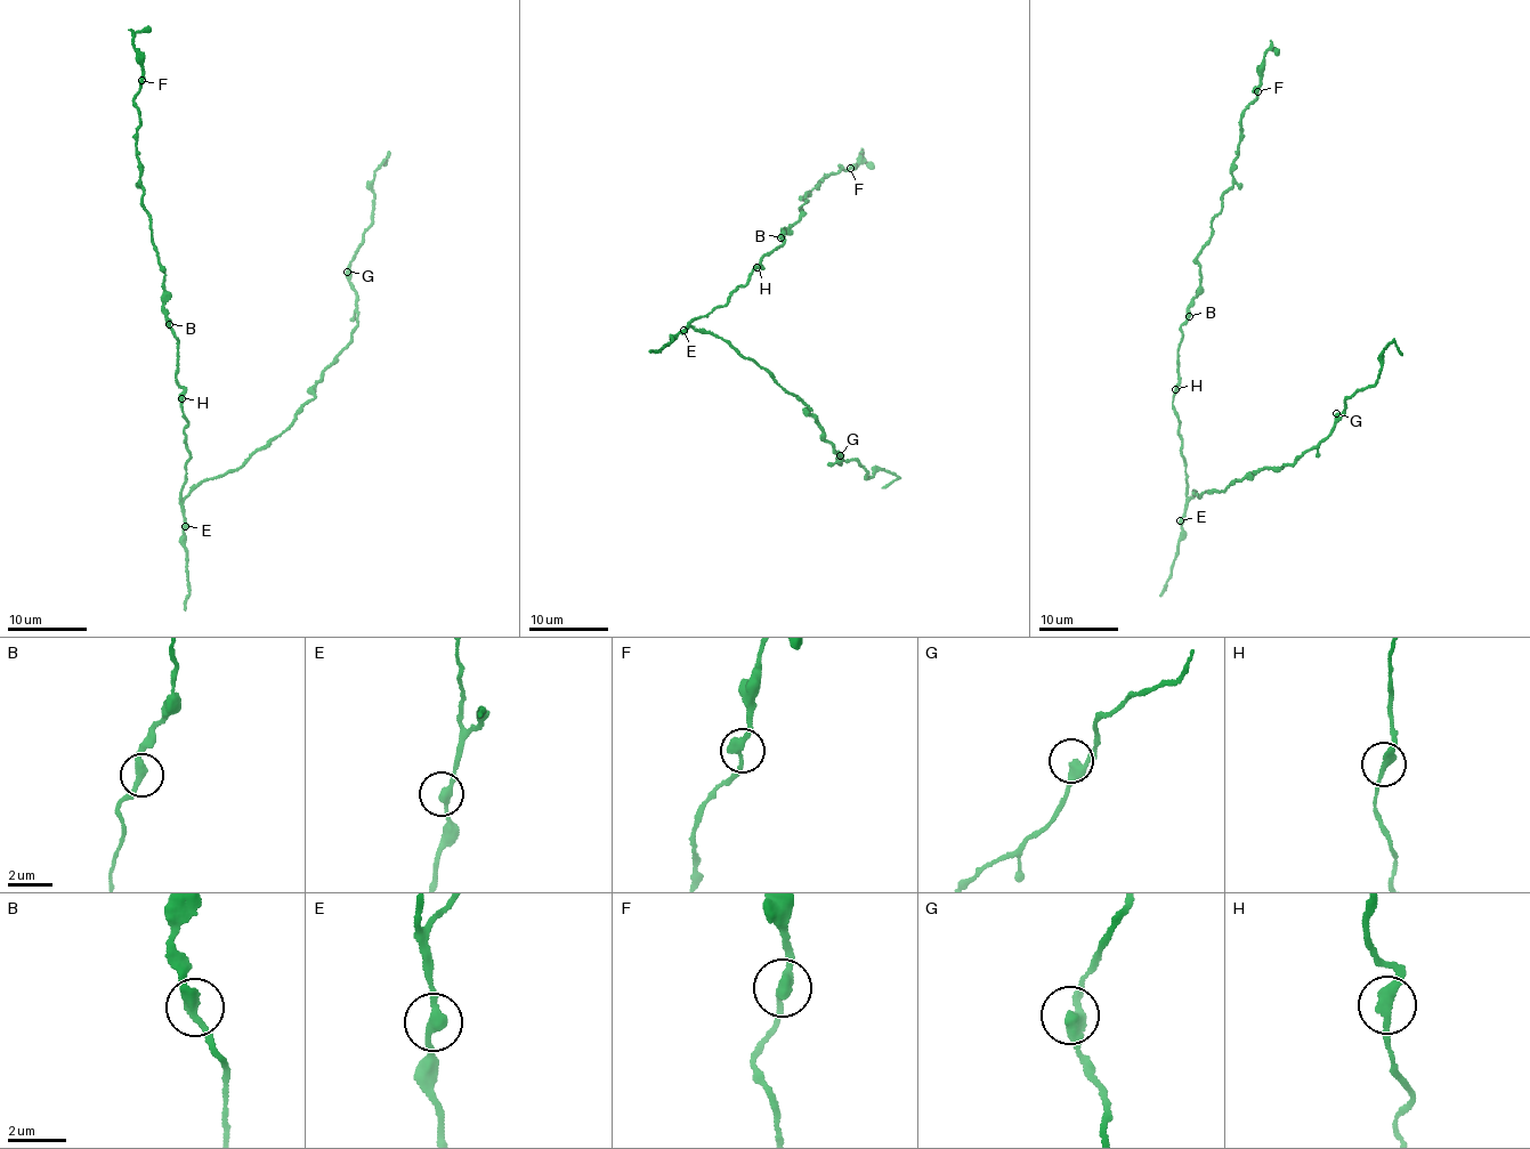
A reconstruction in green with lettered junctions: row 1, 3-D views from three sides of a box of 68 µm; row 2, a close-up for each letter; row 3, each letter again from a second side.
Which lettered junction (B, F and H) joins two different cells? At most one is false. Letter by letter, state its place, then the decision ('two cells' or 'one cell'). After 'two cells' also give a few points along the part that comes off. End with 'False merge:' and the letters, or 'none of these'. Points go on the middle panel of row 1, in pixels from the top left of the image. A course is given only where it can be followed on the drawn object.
B: at (780, 237); one cell
F: at (850, 168); one cell
H: at (757, 267); one cell
False merge: none of these

